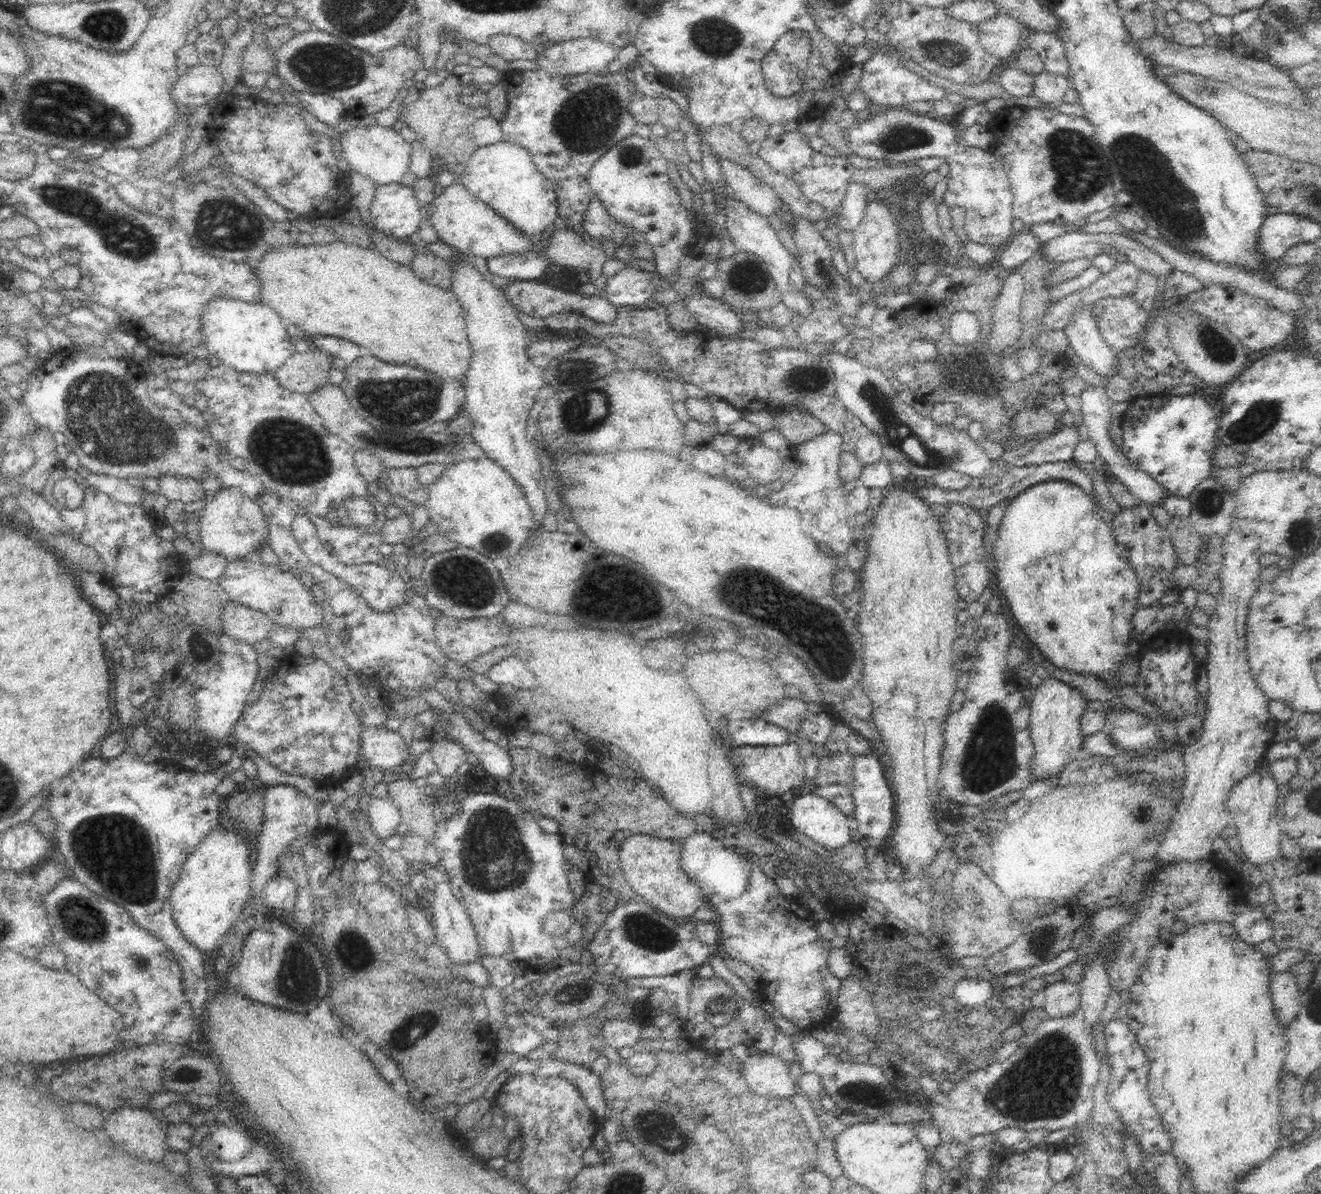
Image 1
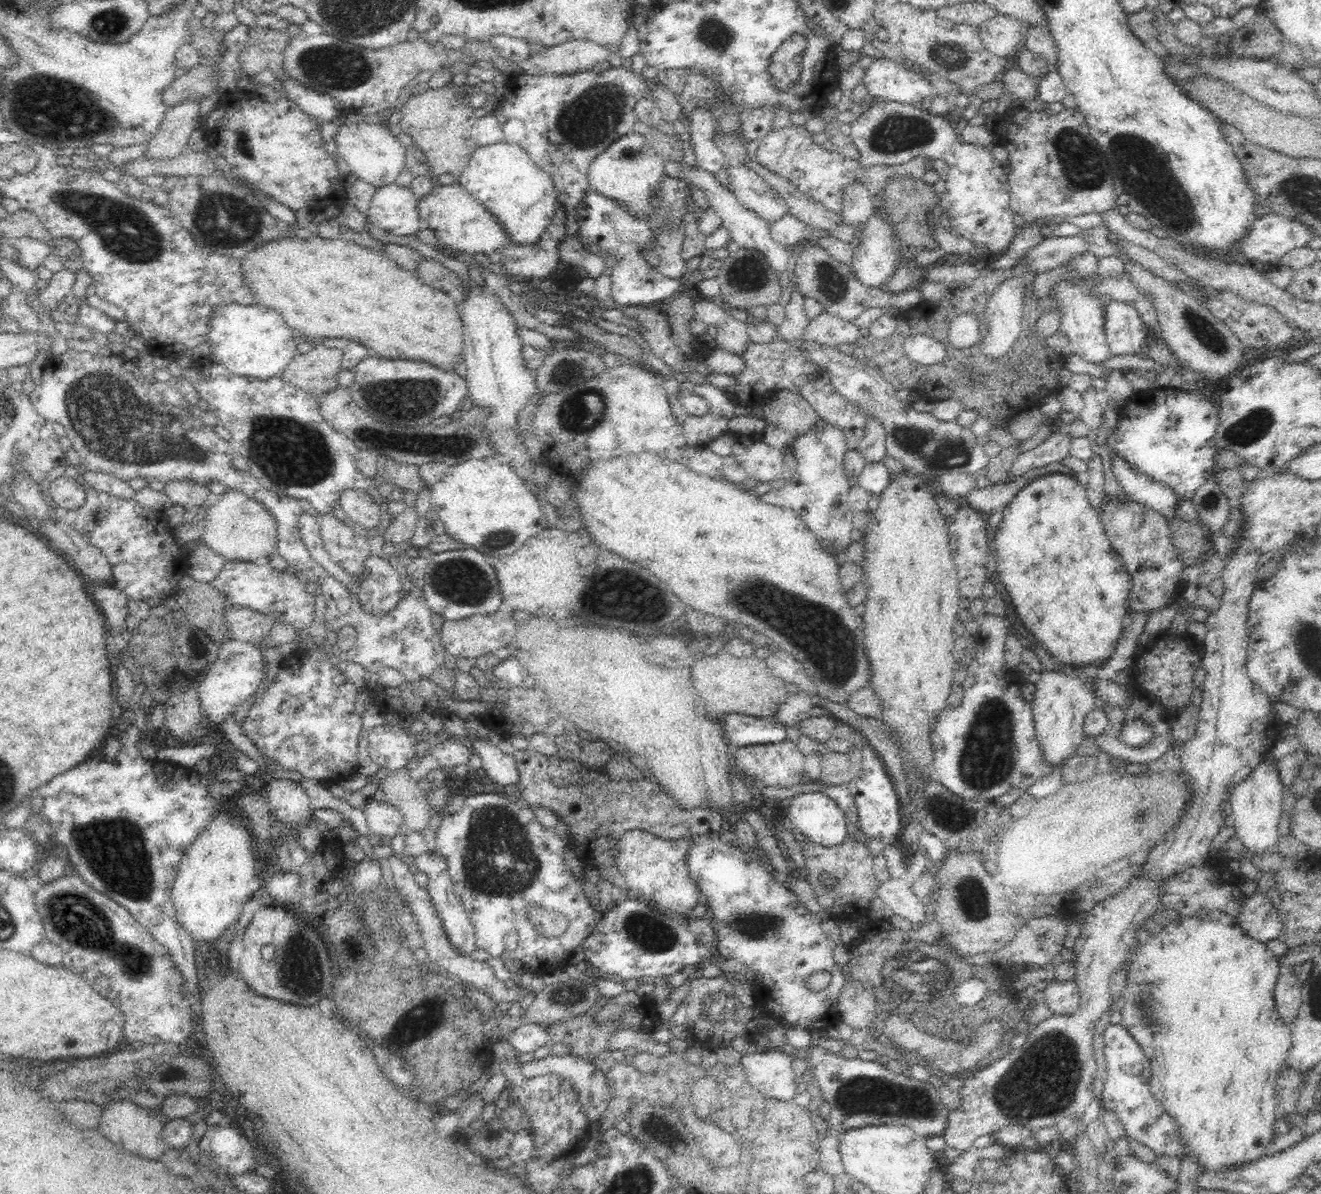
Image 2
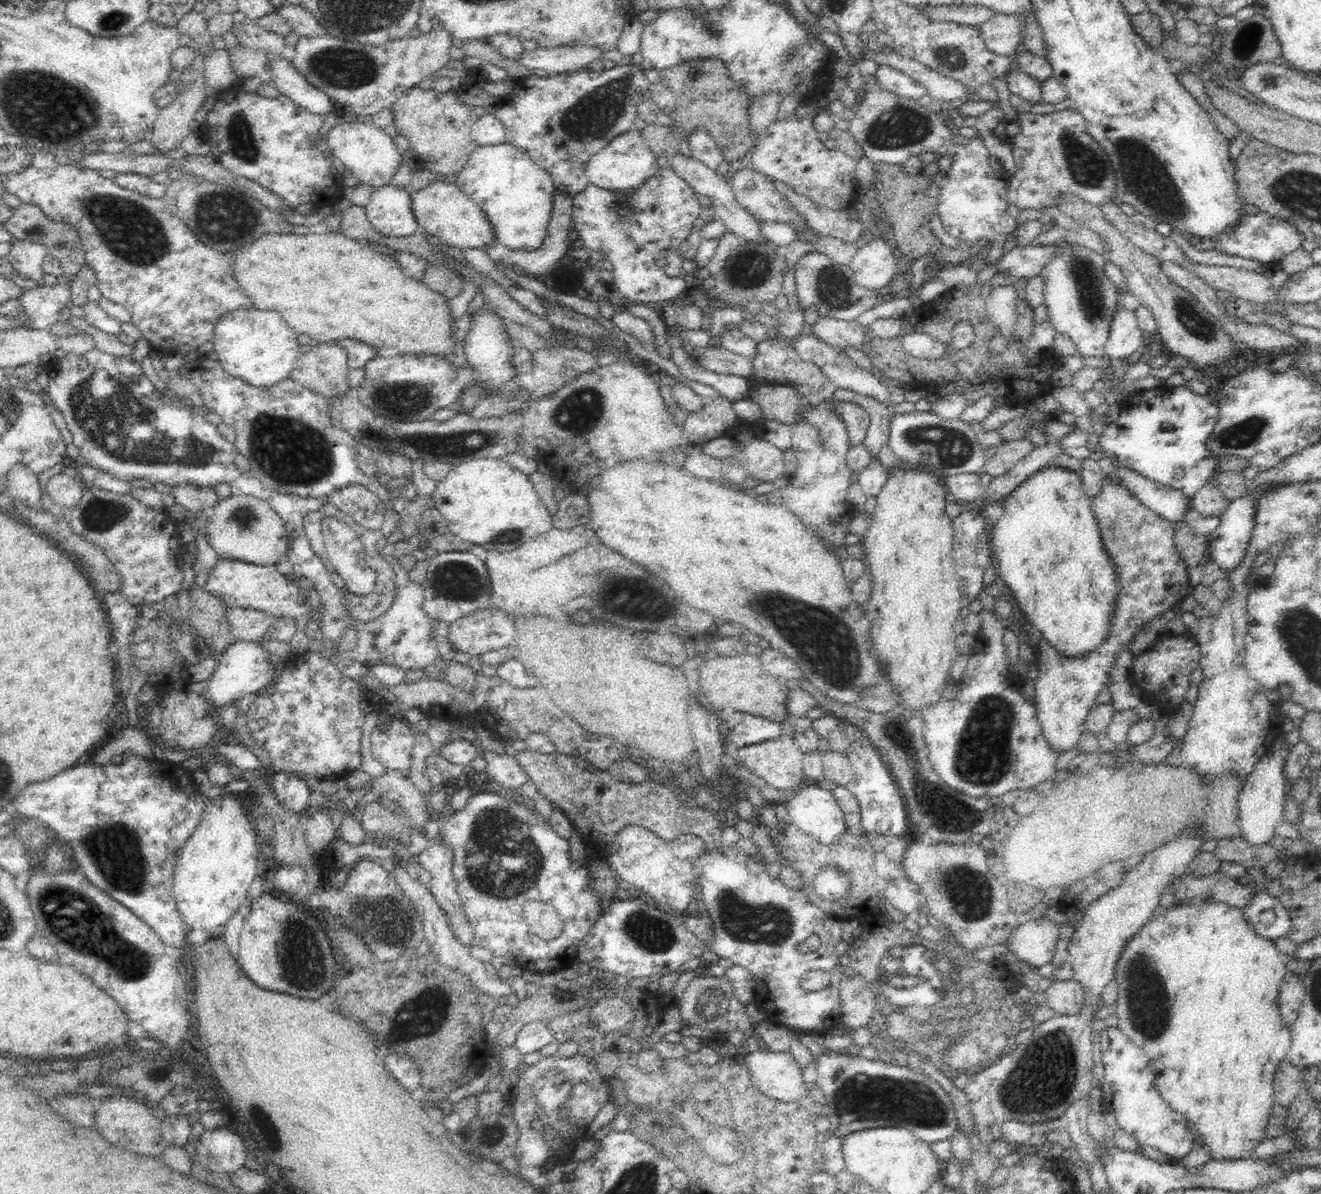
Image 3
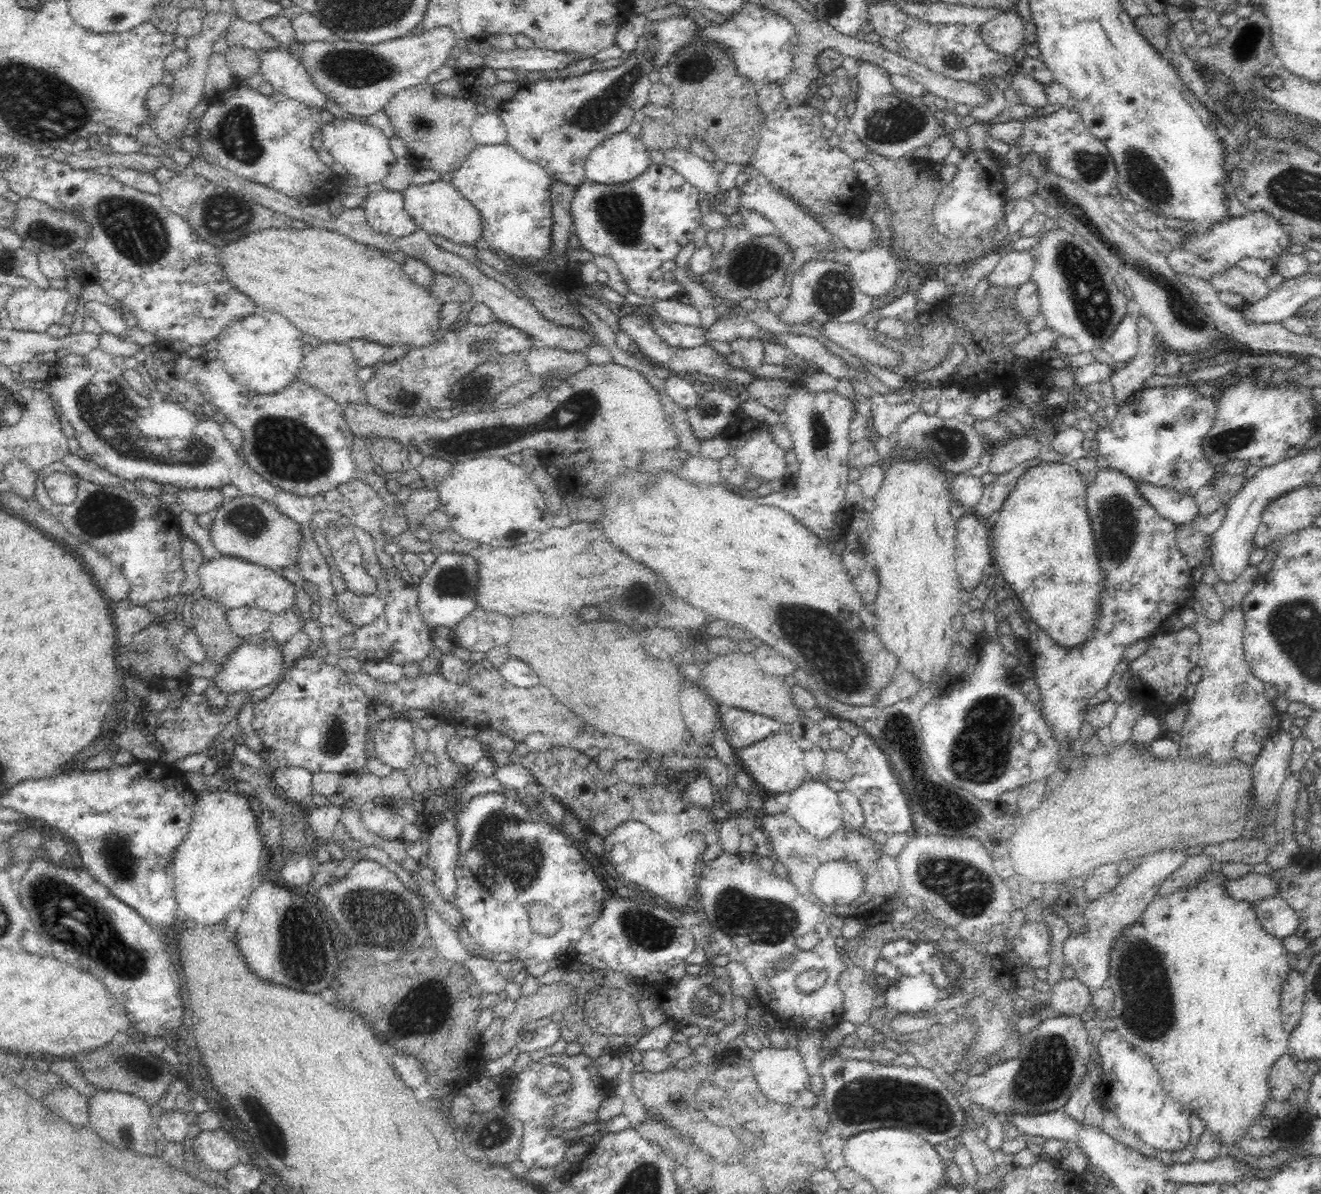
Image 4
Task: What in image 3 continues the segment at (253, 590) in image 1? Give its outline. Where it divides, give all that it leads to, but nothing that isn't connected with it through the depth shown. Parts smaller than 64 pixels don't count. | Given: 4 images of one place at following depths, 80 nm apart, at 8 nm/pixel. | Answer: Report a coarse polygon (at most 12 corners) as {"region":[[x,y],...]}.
{"region":[[218,560],[204,584],[226,606],[310,620],[300,587],[276,570]]}

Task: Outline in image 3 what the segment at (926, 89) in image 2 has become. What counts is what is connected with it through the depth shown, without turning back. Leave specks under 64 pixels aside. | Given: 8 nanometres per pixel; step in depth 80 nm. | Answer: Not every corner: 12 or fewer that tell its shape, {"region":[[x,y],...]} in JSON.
{"region":[[890,67],[875,78],[886,90],[912,101],[927,94],[923,84]]}

